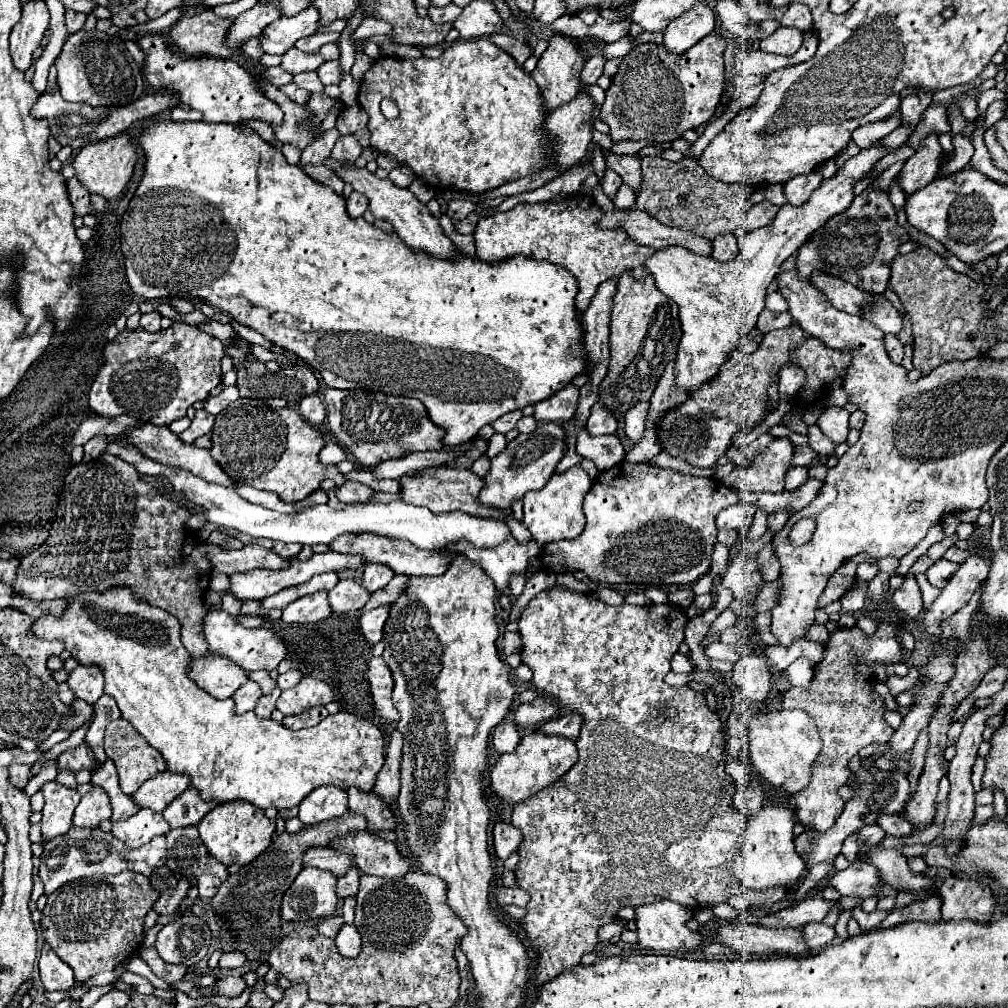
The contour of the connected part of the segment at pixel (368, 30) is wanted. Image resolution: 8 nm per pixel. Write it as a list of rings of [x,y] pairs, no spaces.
[[[363,19],[363,23],[355,29],[353,39],[361,39],[361,37],[371,37],[371,35],[391,35],[393,33],[393,25],[385,23],[383,19]]]

